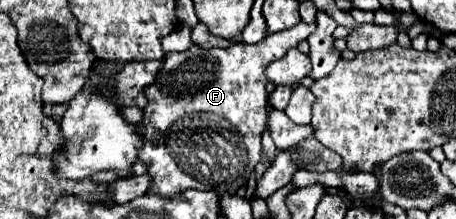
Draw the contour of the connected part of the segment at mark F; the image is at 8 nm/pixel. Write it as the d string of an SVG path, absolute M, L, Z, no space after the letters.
M299 23L295 29L271 33L255 45L239 43L227 49L203 49L193 43L187 51L165 53L157 79L145 87L147 107L143 109L143 119L135 125L143 139L137 159L147 165L147 173L151 175L147 193L161 197L175 197L187 189L215 191L219 197L237 193L237 189L249 181L253 167L261 159L261 133L267 123L265 87L269 83L265 69L271 61L281 59L289 49L297 47L299 41L307 39L315 27L315 23Z

